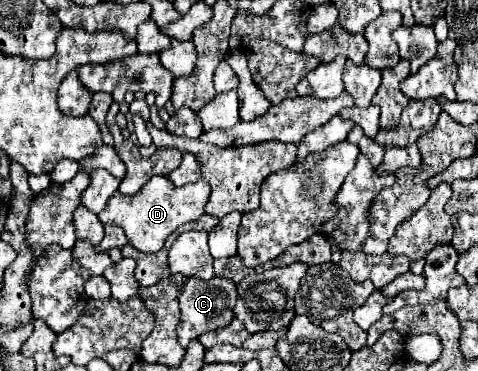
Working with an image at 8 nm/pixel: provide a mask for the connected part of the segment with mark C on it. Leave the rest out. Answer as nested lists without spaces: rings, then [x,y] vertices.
[[[190,277],[190,281],[184,285],[178,301],[180,301],[180,311],[182,311],[182,321],[176,327],[176,335],[178,335],[178,343],[182,347],[188,347],[188,343],[192,339],[198,339],[198,335],[226,327],[232,321],[232,317],[234,317],[232,307],[236,305],[236,287],[228,279],[214,277],[210,281],[202,281],[198,277]]]

